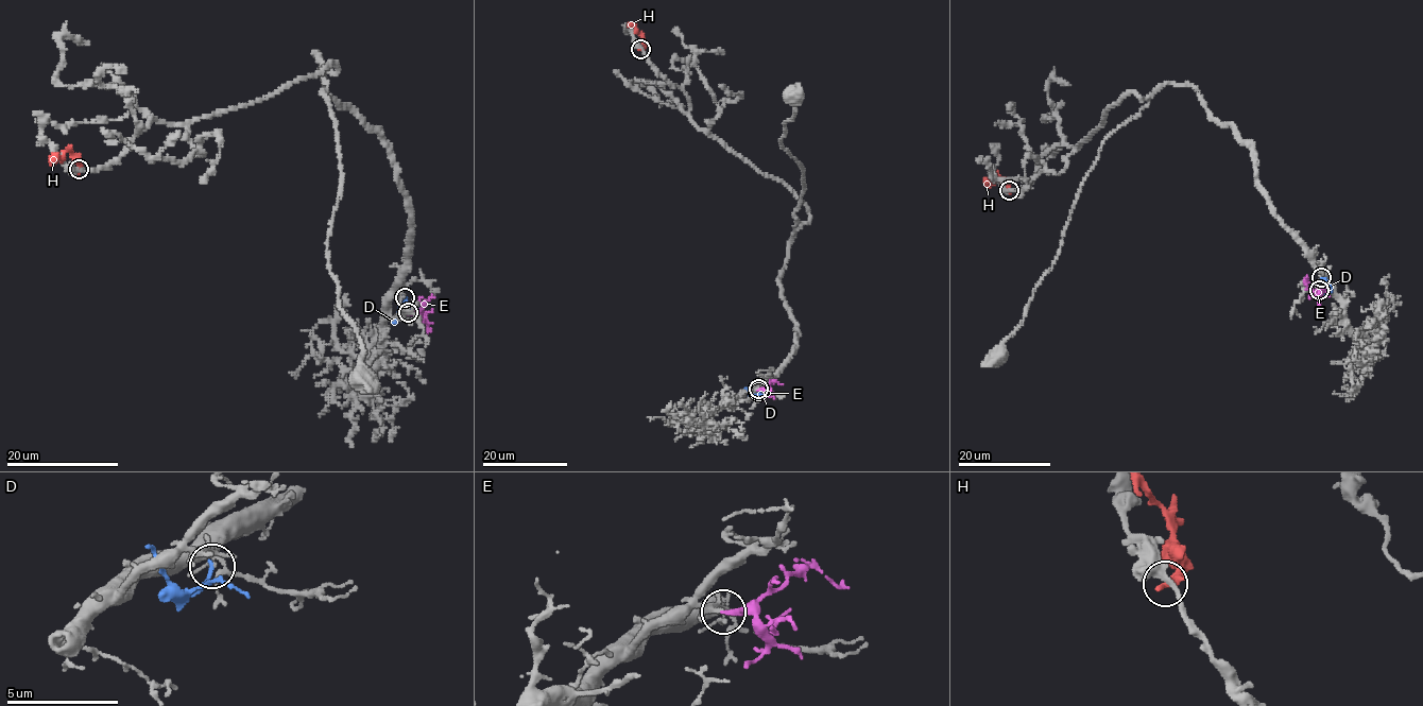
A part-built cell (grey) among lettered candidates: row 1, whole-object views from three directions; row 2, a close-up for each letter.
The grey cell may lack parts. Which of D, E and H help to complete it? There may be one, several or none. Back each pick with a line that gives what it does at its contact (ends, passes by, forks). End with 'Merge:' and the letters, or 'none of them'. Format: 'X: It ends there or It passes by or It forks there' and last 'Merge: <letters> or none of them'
E: It ends there
Merge: E

